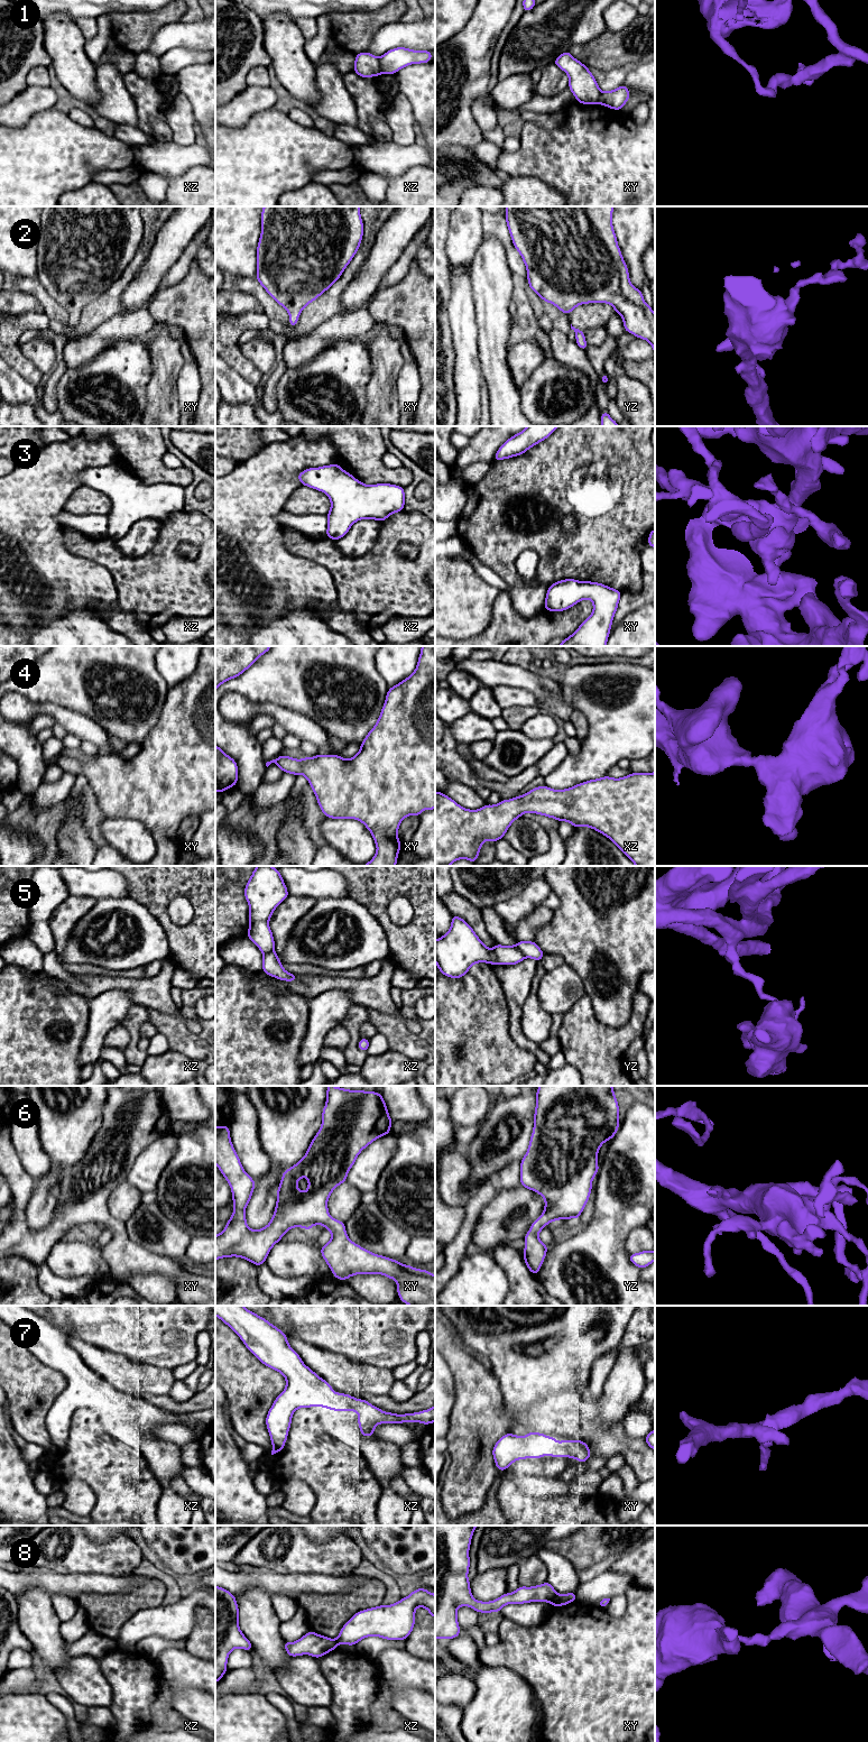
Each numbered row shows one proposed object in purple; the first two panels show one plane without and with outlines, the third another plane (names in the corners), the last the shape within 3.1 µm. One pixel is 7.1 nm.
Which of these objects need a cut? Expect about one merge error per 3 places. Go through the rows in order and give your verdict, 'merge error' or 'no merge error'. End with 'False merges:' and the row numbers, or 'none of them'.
1: merge error
2: no merge error
3: no merge error
4: no merge error
5: merge error
6: no merge error
7: no merge error
8: merge error
False merges: 1, 5, 8

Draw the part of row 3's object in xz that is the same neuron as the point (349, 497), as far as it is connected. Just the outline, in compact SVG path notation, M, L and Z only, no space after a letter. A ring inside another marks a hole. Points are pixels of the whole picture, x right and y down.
M339 464L308 468L297 474L303 486L320 490L327 495L331 508L327 513L326 537L338 541L342 538L351 526L360 519L384 522L389 515L401 511L405 506L404 487L390 483L364 485L348 473Z

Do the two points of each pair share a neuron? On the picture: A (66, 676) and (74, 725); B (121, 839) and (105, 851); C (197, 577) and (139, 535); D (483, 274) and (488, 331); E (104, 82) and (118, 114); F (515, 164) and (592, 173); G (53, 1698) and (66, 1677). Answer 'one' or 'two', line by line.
A: two
B: two
C: two
D: one
E: one
F: one
G: two

